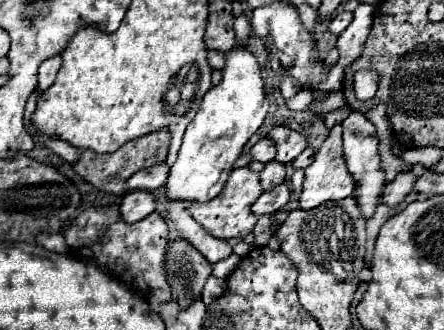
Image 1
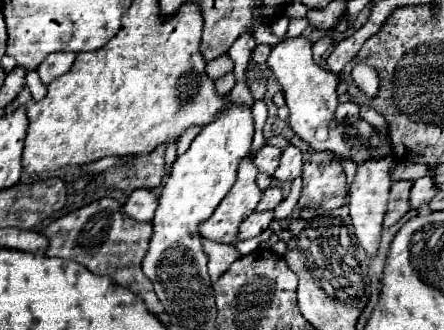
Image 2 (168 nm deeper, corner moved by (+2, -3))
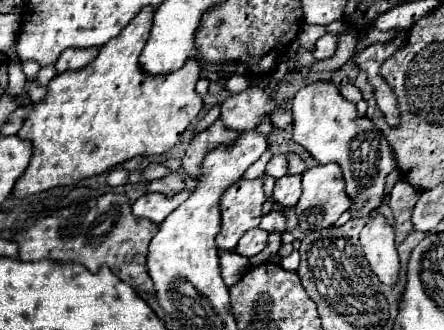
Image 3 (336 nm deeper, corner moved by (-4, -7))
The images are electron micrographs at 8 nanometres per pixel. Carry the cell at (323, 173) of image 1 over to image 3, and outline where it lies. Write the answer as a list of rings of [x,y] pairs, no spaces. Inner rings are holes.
[[[338,163],[316,165],[302,175],[302,197],[296,205],[298,225],[302,231],[326,229],[350,207],[352,207],[352,199],[348,199],[348,195],[344,195],[344,177],[342,177]]]

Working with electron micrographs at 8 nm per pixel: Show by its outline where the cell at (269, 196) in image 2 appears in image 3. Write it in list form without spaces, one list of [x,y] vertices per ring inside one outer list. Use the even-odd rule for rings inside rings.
[[[272,209],[270,213],[266,213],[262,217],[260,229],[264,229],[264,231],[286,231],[286,217],[284,217],[284,213]]]

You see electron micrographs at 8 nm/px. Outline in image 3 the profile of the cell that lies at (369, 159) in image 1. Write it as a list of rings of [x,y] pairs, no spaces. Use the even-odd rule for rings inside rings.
[[[380,207],[368,213],[368,223],[360,231],[360,243],[364,249],[364,257],[368,259],[378,279],[386,285],[394,285],[400,271],[394,243],[394,227],[380,213]]]

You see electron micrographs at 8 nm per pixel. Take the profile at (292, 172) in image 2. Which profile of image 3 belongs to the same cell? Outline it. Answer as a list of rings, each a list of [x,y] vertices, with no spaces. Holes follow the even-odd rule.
[[[284,175],[276,179],[274,187],[274,201],[284,207],[292,207],[298,203],[302,191],[302,175]]]

